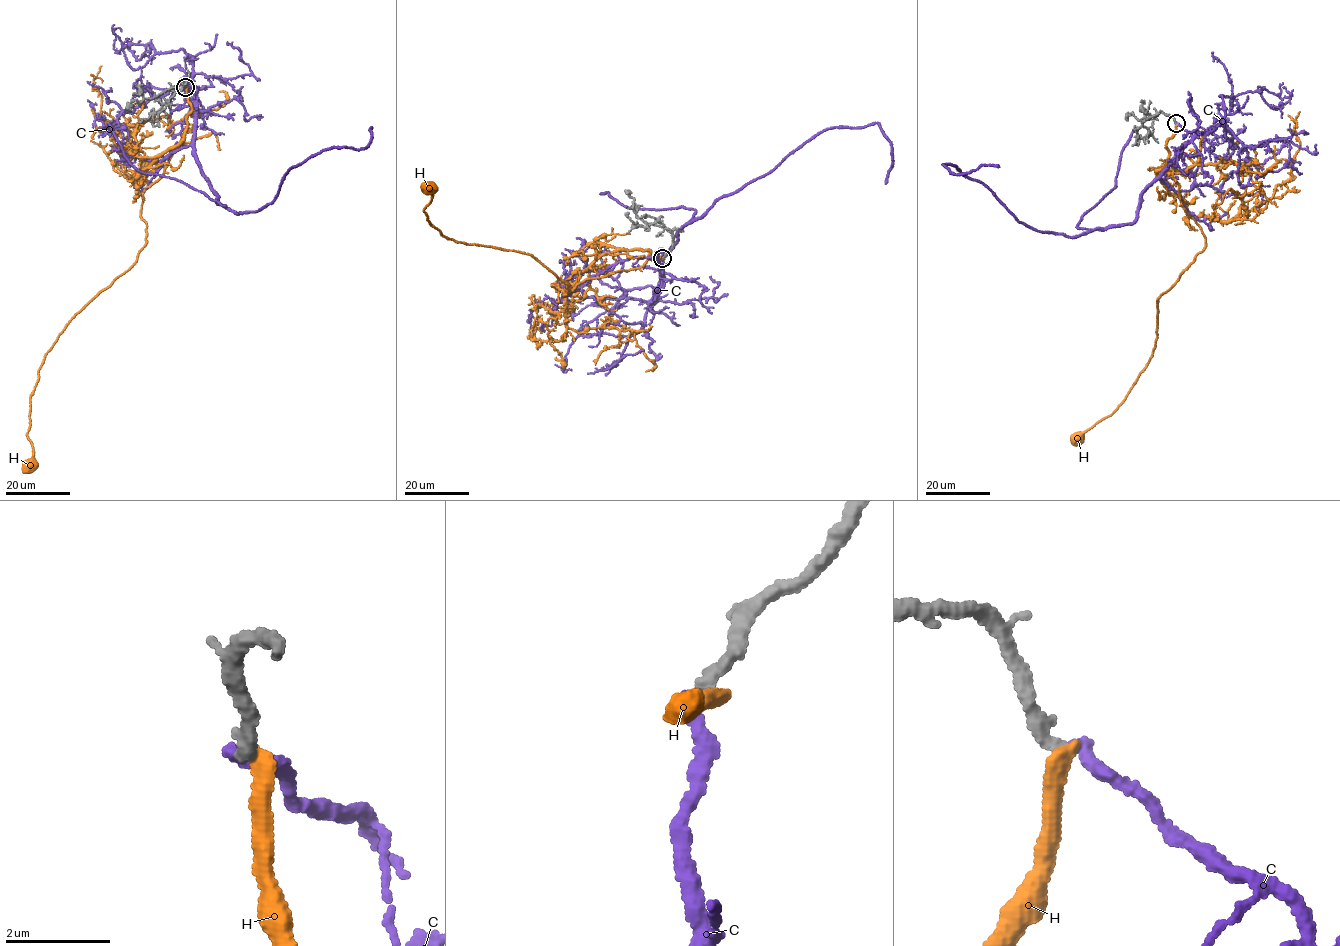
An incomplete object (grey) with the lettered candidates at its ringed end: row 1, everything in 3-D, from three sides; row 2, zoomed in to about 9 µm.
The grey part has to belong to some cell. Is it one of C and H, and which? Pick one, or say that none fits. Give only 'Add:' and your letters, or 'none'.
Add: none

